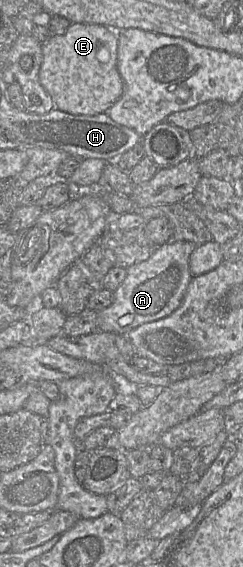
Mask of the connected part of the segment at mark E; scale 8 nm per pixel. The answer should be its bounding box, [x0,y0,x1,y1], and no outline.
[39,23,124,115]

